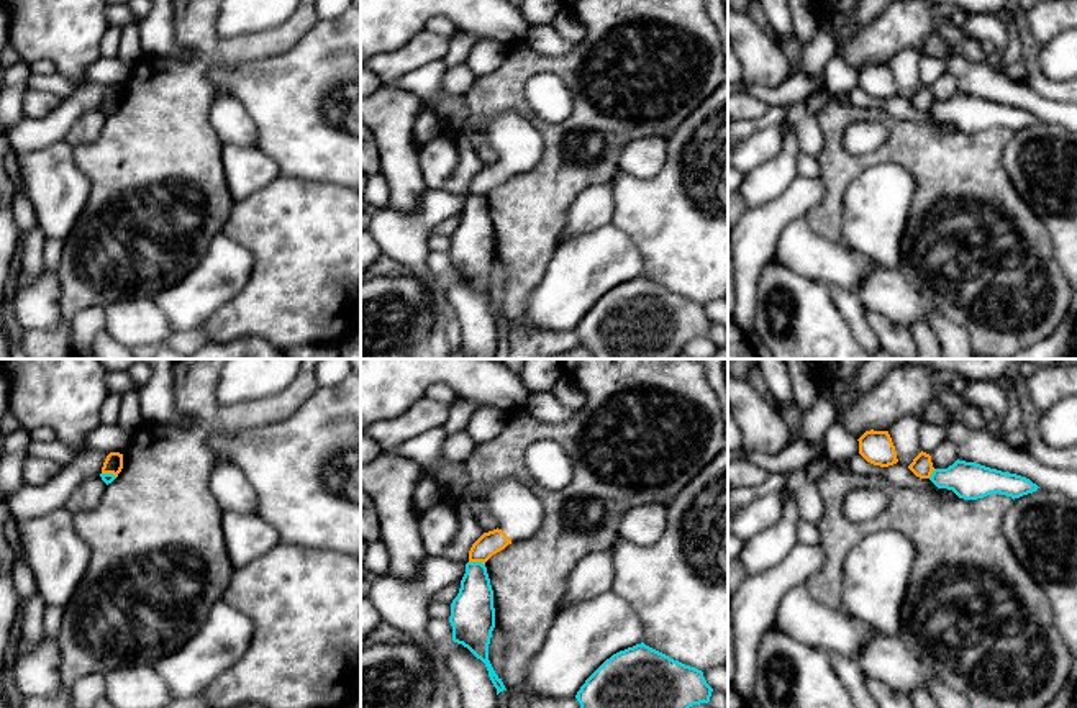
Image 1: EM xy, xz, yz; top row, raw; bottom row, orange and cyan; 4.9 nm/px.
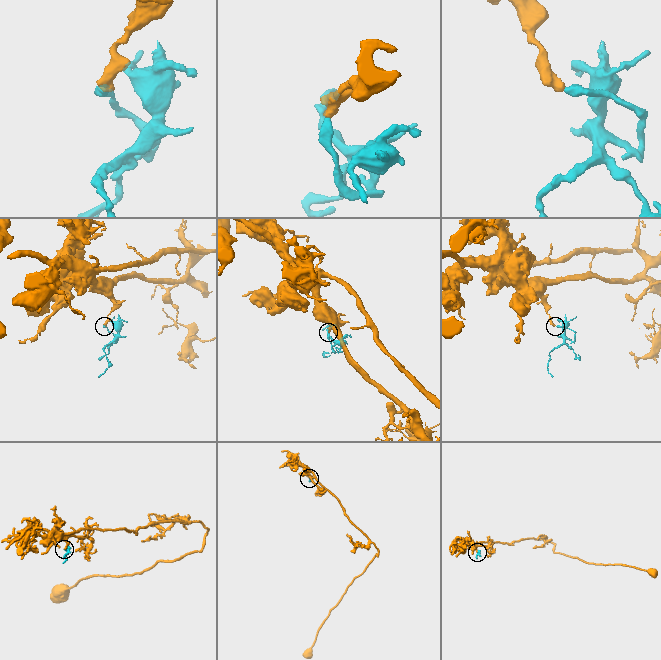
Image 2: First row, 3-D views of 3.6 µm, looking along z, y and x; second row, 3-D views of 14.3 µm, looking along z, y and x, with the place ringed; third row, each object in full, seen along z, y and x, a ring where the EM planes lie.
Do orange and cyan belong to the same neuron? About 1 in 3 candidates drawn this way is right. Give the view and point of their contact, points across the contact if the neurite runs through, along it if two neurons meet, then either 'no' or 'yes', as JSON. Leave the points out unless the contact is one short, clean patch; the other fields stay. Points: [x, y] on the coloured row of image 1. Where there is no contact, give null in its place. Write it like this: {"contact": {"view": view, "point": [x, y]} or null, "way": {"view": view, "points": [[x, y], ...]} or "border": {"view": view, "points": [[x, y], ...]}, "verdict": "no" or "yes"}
{"contact": {"view": "xz", "point": [477, 561]}, "border": {"view": "xz", "points": [[469, 561], [484, 564]]}, "verdict": "no"}

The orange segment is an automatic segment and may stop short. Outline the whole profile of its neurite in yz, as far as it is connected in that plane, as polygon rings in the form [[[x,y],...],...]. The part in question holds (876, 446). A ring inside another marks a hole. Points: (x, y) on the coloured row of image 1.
[[[866,431],[859,439],[859,454],[870,464],[888,467],[898,462],[888,431]]]

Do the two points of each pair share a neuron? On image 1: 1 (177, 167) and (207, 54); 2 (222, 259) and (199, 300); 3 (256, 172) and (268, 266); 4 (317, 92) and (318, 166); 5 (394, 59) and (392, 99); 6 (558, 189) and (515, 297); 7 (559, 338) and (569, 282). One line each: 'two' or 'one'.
1: one
2: one
3: two
4: one
5: two
6: one
7: two

